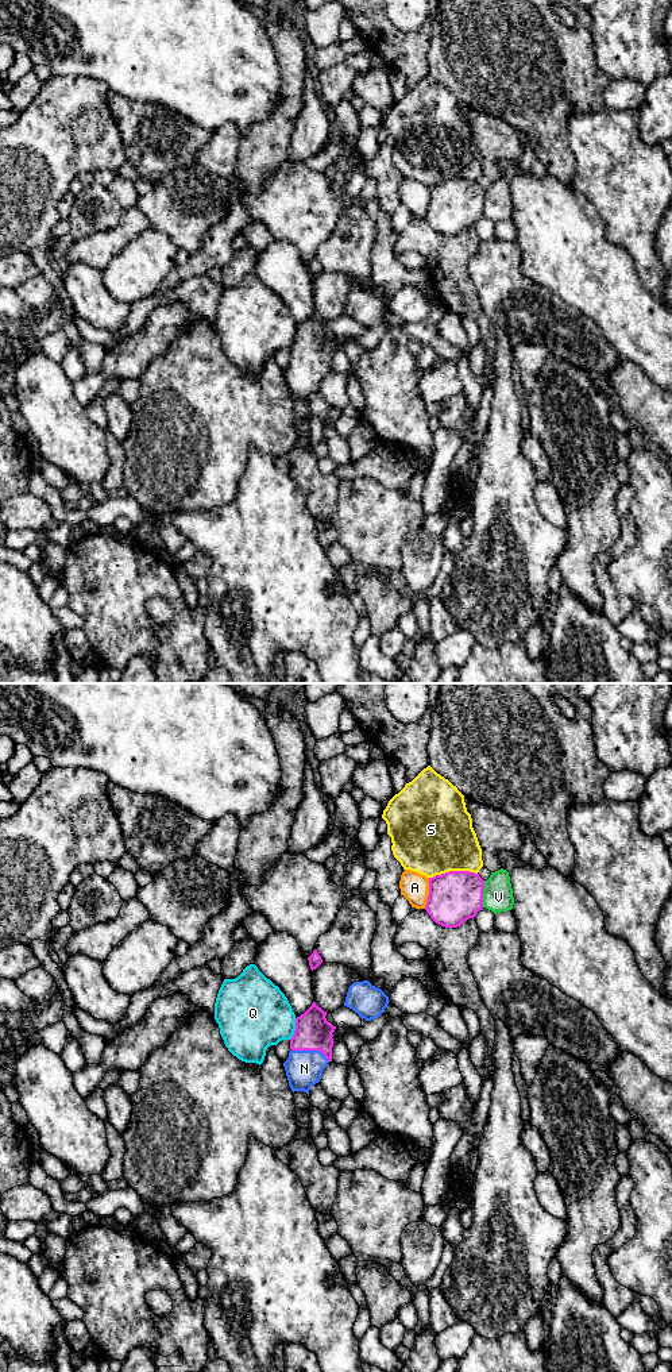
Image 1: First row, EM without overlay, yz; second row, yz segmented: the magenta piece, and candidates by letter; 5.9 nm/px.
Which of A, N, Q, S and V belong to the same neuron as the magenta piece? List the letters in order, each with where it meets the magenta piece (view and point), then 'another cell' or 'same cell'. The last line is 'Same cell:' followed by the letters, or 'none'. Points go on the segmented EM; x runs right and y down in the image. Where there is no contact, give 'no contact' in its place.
A: contact yz (429, 893); another cell
N: contact yz (311, 1049); same cell
Q: contact yz (296, 1029); another cell
S: contact yz (452, 871); another cell
V: contact yz (482, 894); another cell
Same cell: N

